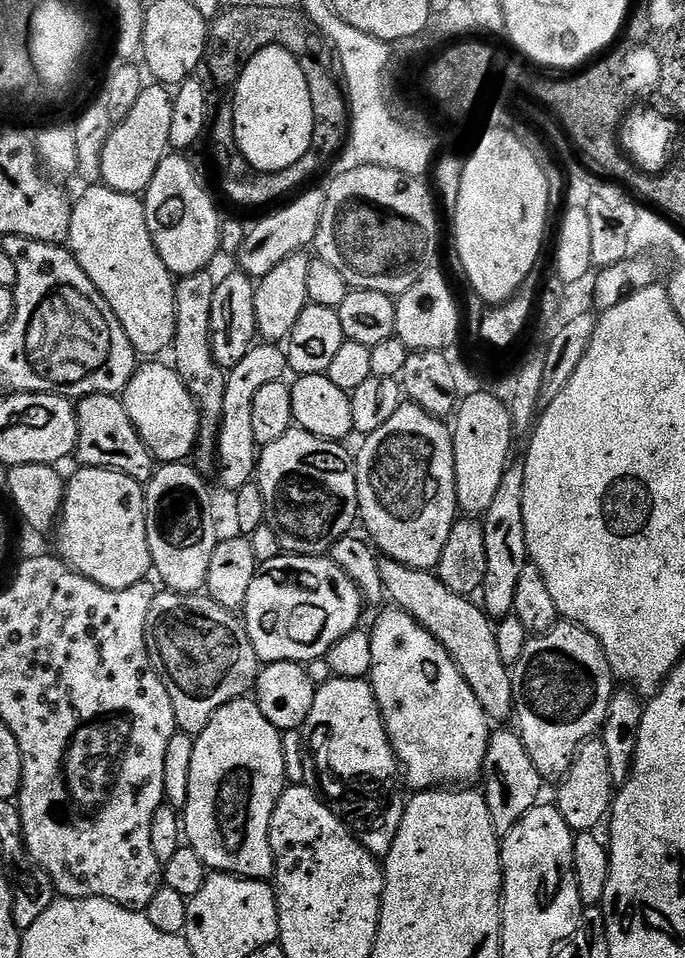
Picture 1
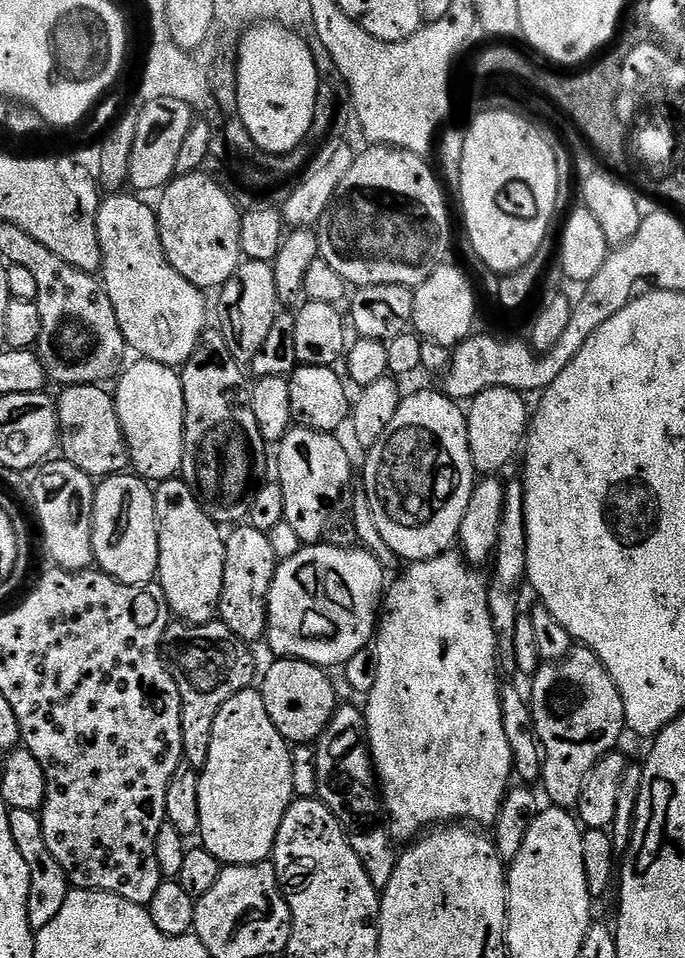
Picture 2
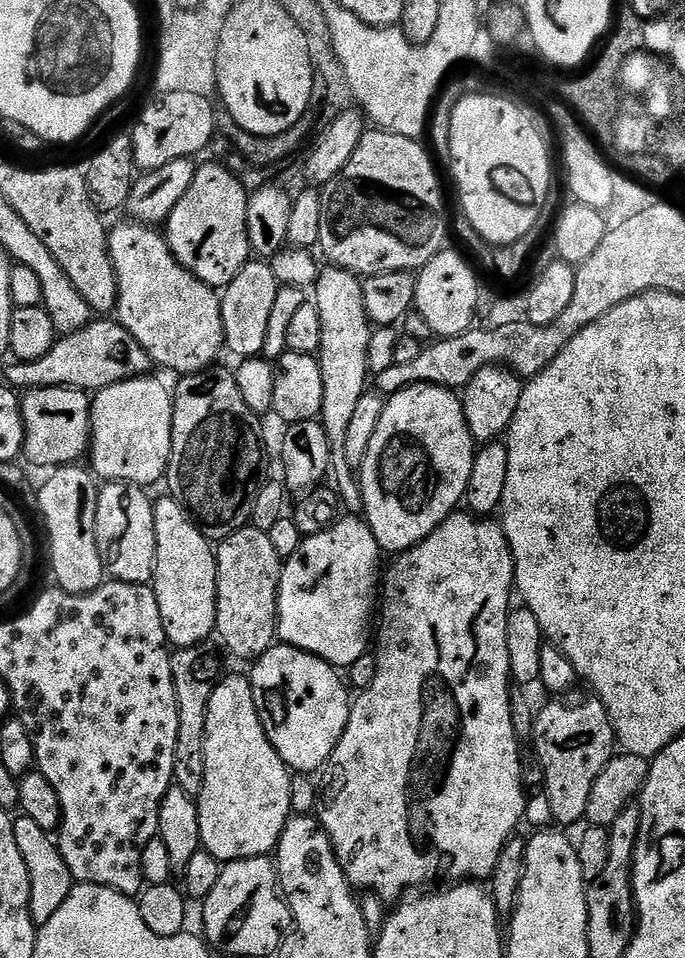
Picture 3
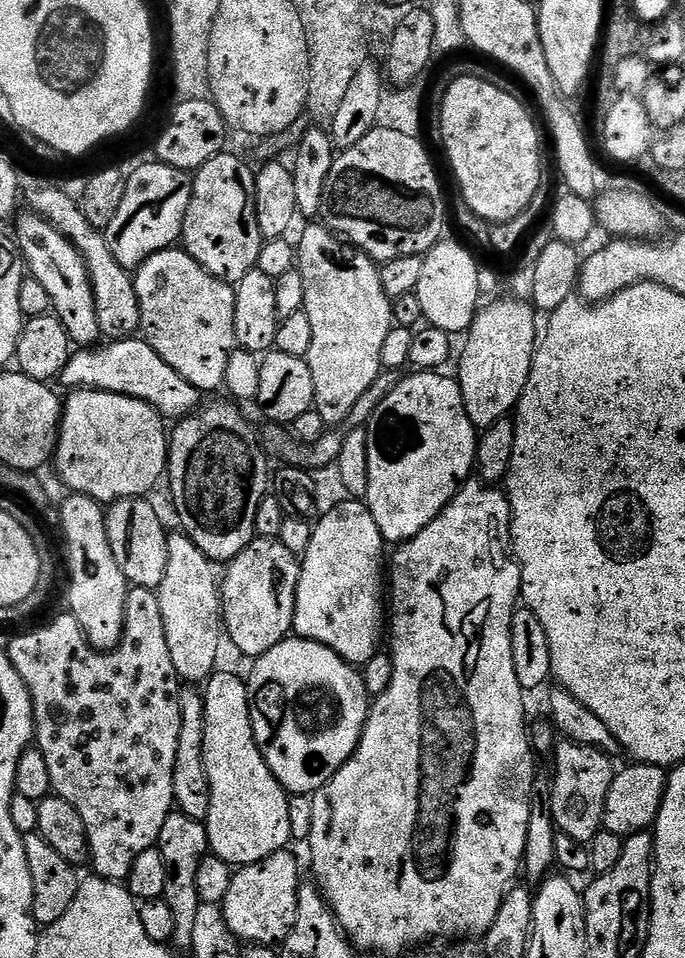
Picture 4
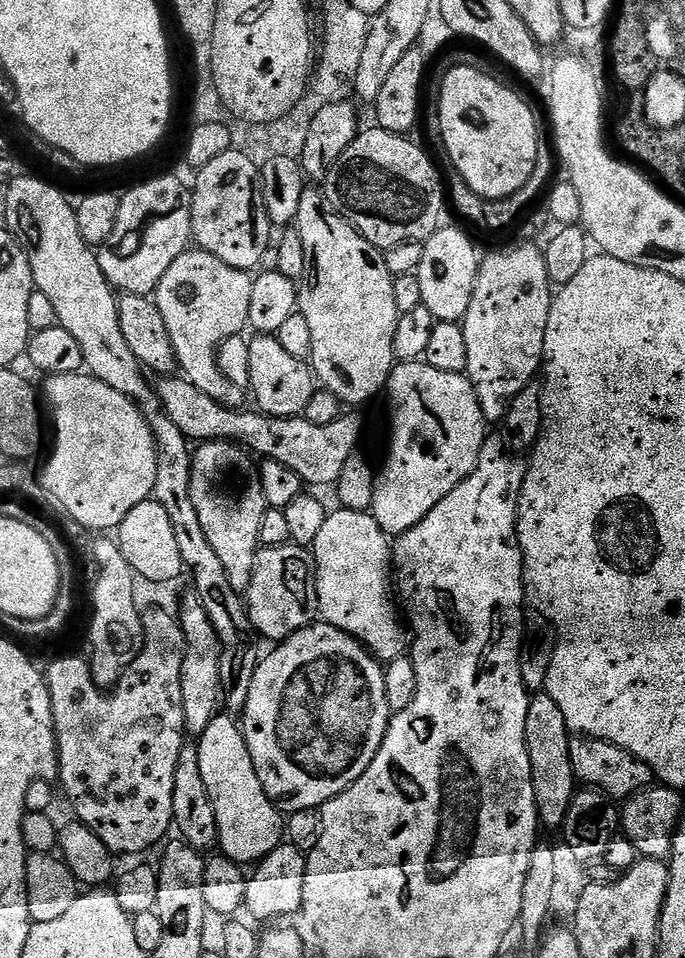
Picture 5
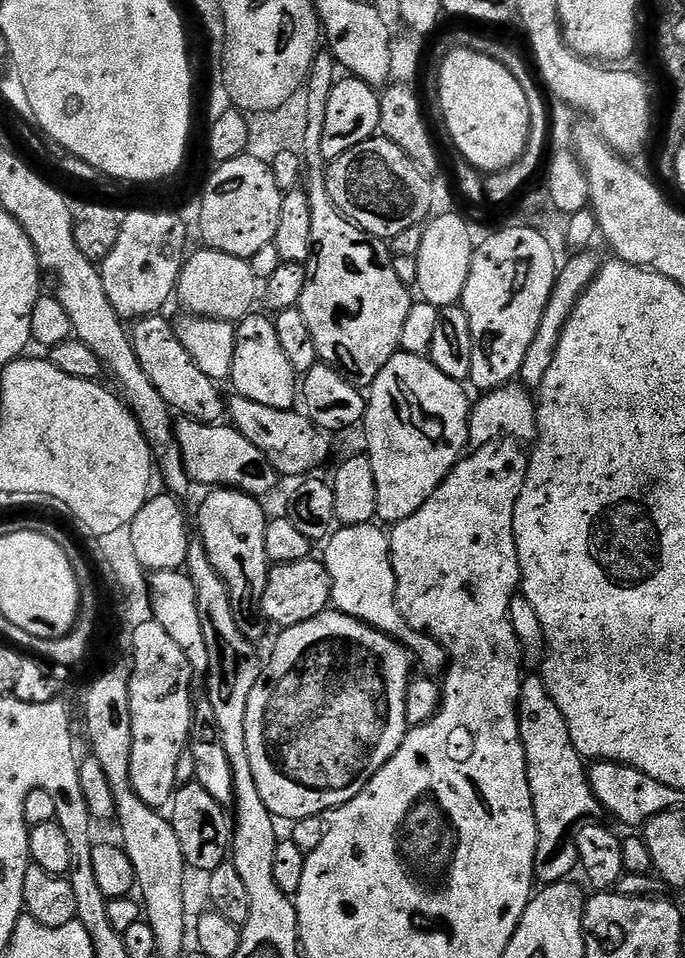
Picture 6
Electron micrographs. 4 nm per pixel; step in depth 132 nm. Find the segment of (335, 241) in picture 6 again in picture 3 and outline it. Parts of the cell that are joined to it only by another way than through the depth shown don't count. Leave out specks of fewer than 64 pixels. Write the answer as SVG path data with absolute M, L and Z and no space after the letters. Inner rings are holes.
M328 266L316 277L314 303L322 318L322 342L318 359L322 370L322 410L318 423L326 430L330 446L330 465L343 469L346 465L346 430L350 417L370 384L366 350L374 328L362 302L362 283L344 268Z

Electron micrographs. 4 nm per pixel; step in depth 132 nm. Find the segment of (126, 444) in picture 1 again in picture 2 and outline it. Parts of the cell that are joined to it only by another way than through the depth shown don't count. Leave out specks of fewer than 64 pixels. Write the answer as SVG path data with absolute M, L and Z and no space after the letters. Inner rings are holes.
M69 384L63 389L63 391L61 391L64 393L61 394L60 400L58 396L58 399L54 404L54 409L56 412L56 423L58 425L58 448L62 453L63 459L69 460L75 468L77 468L78 470L82 470L84 473L86 473L87 476L91 476L93 478L107 478L123 473L130 464L130 461L128 459L128 450L124 445L124 435L122 434L120 425L117 422L116 407L114 405L113 397L109 395L109 393L107 396L107 394L104 393L102 389L103 387L101 387L100 384Z

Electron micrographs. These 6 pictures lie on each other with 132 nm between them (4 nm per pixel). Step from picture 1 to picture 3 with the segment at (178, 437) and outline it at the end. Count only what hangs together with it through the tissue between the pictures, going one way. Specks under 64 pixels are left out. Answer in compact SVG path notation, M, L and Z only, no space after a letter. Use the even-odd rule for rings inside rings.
M145 374L118 382L109 388L100 389L91 397L90 468L101 481L149 486L165 479L172 453L174 396L162 381L152 378Z

